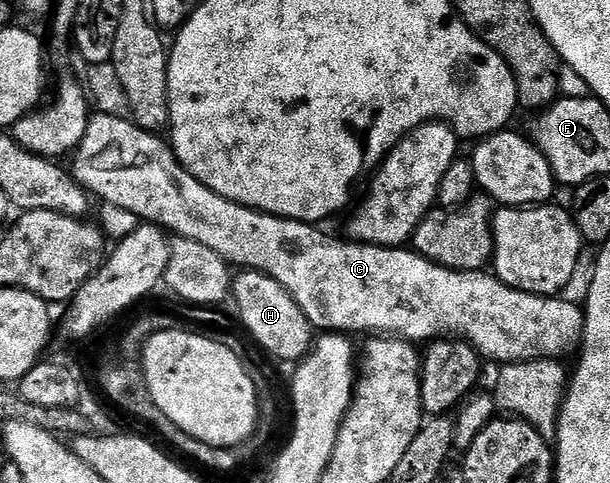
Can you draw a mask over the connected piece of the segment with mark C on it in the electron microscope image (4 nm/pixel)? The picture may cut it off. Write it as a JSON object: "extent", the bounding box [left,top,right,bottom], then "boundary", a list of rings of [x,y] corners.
{"extent":[71,115,585,366],"boundary":[[[94,115],[80,146],[72,153],[71,171],[85,189],[106,205],[129,210],[141,222],[156,224],[173,236],[200,242],[215,250],[215,254],[219,254],[230,266],[238,264],[238,269],[253,269],[269,275],[286,288],[314,329],[325,334],[384,334],[410,342],[432,342],[448,334],[465,340],[486,361],[498,360],[501,366],[522,364],[524,360],[572,357],[580,349],[581,335],[585,329],[585,314],[580,303],[572,304],[569,300],[561,300],[565,298],[540,296],[512,288],[485,270],[460,272],[454,268],[444,268],[442,264],[436,264],[434,260],[428,260],[405,246],[386,248],[384,244],[336,240],[320,232],[317,224],[286,220],[283,216],[257,212],[254,208],[236,204],[195,179],[177,161],[172,147],[166,141],[164,144],[161,138],[140,128],[132,119]]]}

